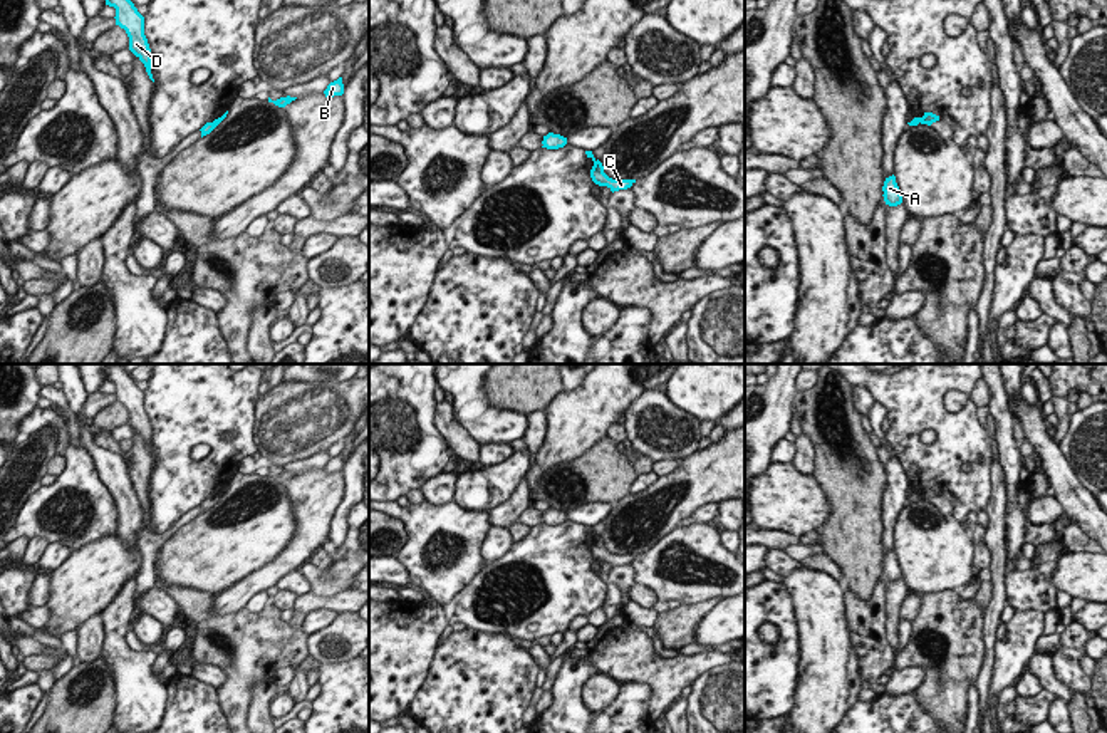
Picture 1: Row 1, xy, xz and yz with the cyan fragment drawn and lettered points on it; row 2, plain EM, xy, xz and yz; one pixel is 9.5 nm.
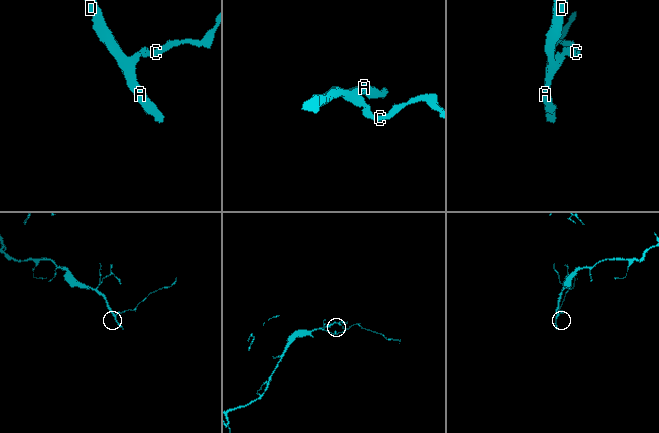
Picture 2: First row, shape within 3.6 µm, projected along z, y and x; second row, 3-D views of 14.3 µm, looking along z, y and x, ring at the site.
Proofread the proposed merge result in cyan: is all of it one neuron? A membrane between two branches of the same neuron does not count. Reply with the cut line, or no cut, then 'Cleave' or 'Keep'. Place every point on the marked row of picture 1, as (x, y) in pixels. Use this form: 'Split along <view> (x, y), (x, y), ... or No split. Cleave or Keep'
Split along yz (916, 118), (919, 121). Cleave

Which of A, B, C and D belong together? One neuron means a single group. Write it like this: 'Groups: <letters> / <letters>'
Groups: A D / B C

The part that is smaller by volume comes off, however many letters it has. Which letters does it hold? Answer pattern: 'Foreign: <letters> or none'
Foreign: B, C

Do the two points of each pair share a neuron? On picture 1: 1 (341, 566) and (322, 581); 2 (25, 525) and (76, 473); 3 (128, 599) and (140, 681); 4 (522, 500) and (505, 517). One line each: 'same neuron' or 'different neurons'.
1: same neuron
2: same neuron
3: same neuron
4: same neuron

